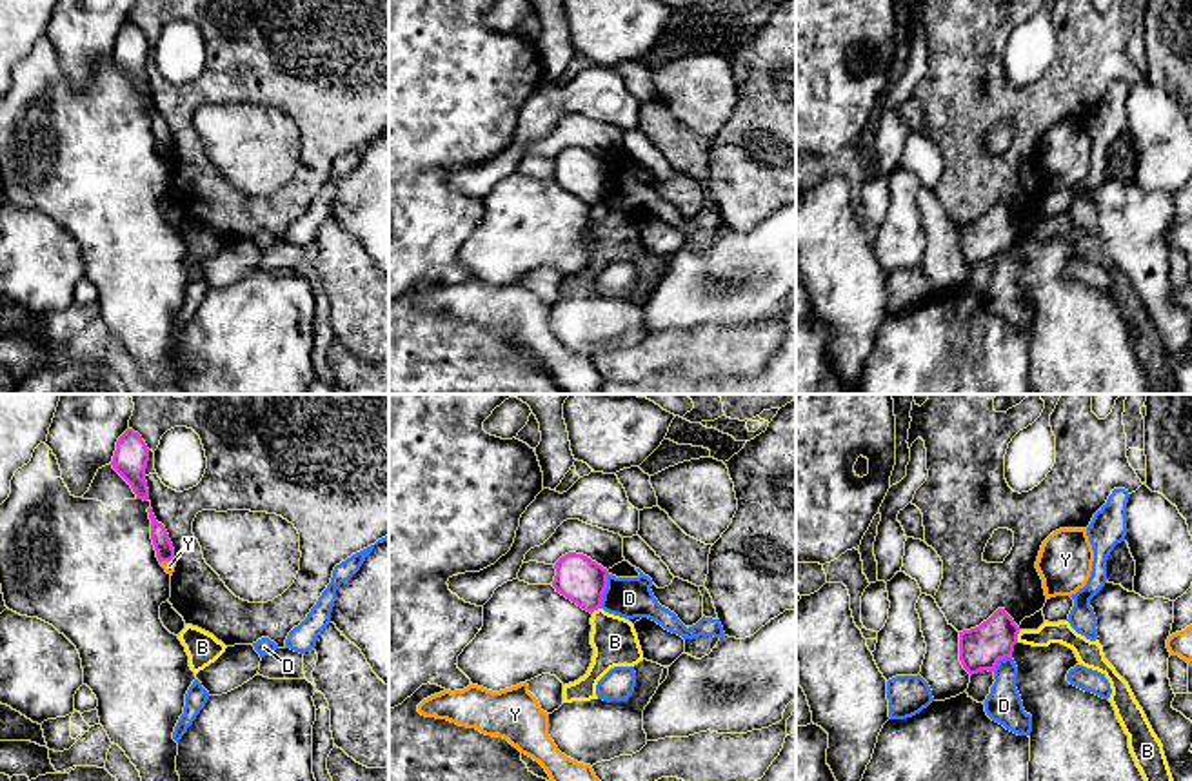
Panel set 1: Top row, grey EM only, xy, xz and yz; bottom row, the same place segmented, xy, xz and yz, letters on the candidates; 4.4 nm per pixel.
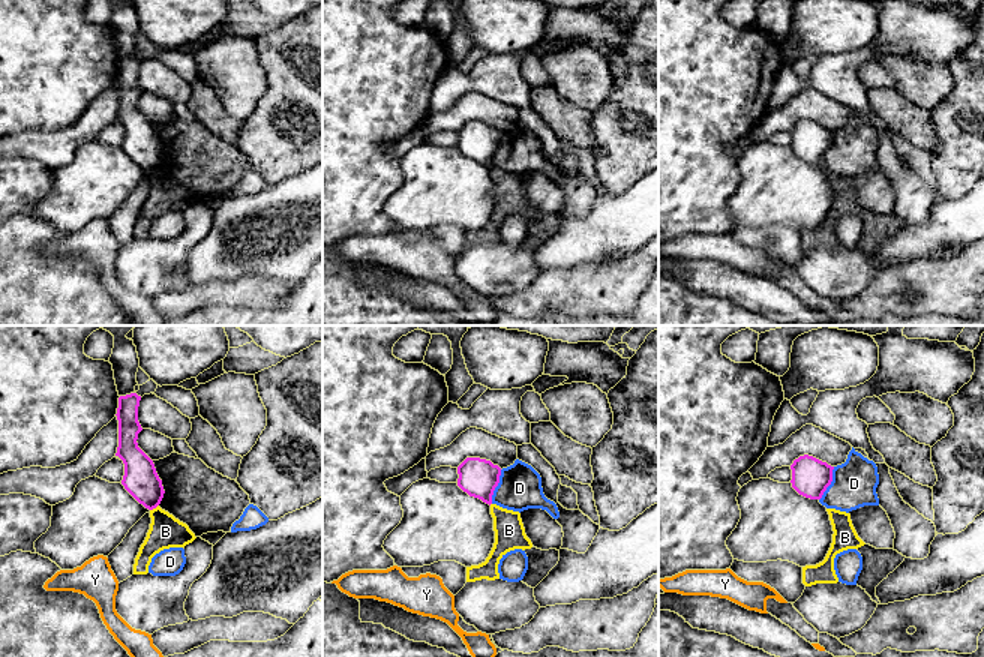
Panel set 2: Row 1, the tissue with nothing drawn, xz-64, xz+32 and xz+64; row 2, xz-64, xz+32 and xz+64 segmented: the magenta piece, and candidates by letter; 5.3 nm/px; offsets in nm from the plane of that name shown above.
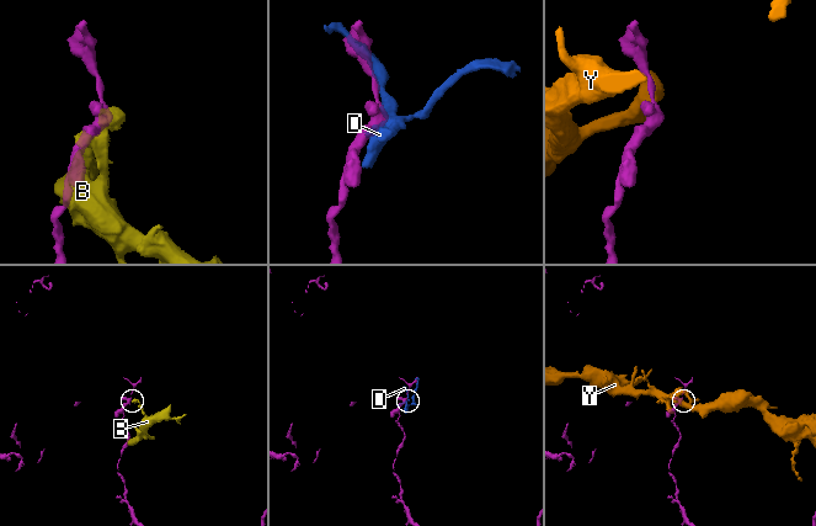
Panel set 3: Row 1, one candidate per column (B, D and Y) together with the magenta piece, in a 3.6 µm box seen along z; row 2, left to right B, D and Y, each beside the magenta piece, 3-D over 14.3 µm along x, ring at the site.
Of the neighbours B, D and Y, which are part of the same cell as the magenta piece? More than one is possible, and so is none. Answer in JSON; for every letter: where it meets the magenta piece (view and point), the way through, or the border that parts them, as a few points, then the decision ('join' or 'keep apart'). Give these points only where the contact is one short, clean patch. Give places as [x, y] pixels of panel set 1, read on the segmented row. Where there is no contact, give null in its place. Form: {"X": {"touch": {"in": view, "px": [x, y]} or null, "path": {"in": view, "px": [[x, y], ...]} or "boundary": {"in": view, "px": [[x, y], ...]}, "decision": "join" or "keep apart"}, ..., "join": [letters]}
{"B": {"touch": {"in": "yz", "px": [1016, 636]}, "decision": "keep apart"}, "D": {"touch": {"in": "xz", "px": [604, 591]}, "decision": "keep apart"}, "Y": {"touch": {"in": "xy", "px": [166, 560]}, "boundary": {"in": "xy", "px": [[173, 556], [160, 563]]}, "decision": "keep apart"}, "join": []}

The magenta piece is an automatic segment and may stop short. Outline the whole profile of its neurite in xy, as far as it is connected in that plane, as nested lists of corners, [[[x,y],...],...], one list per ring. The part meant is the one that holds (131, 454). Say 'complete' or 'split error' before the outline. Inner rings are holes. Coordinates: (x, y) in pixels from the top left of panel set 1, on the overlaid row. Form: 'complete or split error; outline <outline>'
complete; outline [[[127,429],[116,441],[113,456],[113,469],[131,485],[136,499],[149,499],[149,489],[145,481],[145,469],[149,461],[149,449],[142,436],[133,429]]]

